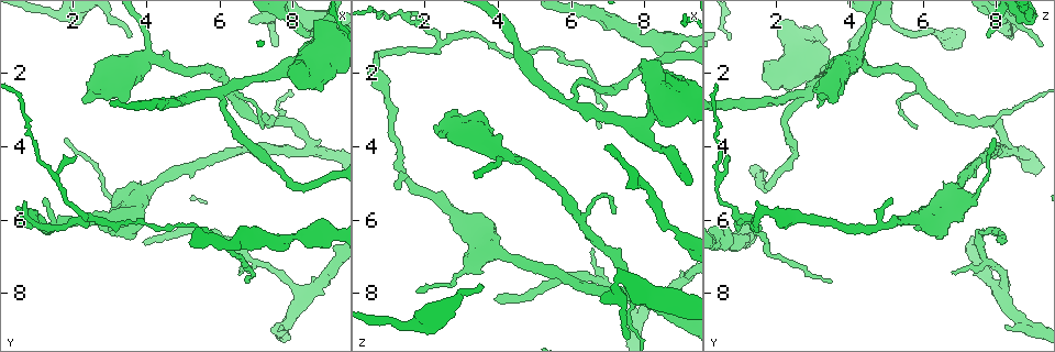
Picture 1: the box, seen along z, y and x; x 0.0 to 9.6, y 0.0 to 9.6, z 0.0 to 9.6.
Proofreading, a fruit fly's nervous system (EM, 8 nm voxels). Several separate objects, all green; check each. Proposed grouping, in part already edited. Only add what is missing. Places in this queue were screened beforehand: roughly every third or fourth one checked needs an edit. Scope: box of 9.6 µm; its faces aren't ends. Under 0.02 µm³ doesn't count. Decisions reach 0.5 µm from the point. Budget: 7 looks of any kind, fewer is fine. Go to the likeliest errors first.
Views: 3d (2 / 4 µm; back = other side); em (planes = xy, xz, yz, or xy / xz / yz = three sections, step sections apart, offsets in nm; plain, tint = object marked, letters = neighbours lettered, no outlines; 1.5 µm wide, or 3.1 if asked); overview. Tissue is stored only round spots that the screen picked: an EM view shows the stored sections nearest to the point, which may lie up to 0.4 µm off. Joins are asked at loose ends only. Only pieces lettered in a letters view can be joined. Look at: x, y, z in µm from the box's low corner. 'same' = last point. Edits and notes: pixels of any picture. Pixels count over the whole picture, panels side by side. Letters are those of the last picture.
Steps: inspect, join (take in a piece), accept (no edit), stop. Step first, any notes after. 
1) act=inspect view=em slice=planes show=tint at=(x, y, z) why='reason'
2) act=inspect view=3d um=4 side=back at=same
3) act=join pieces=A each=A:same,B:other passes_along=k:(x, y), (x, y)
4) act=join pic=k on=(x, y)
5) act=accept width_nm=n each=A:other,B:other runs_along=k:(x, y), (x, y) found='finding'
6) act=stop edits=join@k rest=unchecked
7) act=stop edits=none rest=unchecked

act=inspect view=3d um=2 at=(3.50, 1.10, 7.85) why='an open end'

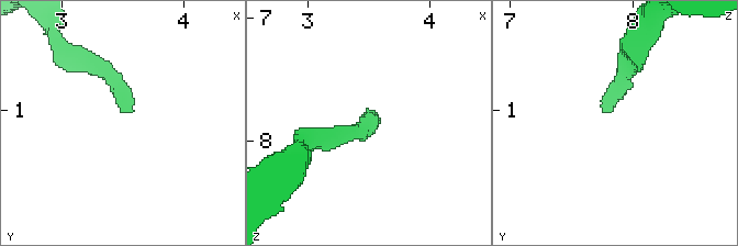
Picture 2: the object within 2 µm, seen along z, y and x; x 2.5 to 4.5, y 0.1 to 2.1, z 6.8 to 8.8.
act=inspect view=em slice=planes show=letters at=(3.54, 1.04, 7.80) why='now the EM'

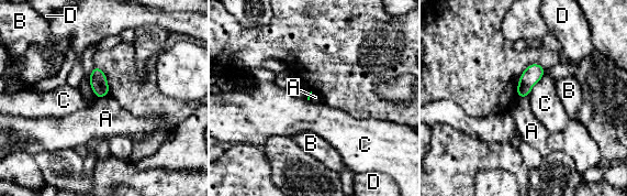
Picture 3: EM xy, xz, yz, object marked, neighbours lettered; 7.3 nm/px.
act=accept each=A:other,B:other,C:other,D:other border=3:(108, 95), (97, 98) found='none of them fits'

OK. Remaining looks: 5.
act=inspect view=em slice=planes show=letters at=(7.65, 8.85, 8.25) why='branch stops here'

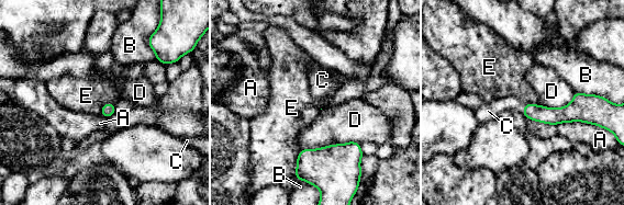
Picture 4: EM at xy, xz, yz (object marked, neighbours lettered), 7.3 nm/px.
act=join pieces=C longest_contact=D:440nm each=A:other,B:other,C:same,D:other,E:other passes_along=4:(549, 115), (524, 109), (491, 110) found='it goes on there'

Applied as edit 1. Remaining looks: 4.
act=inspect view=overview why='see it whole again'

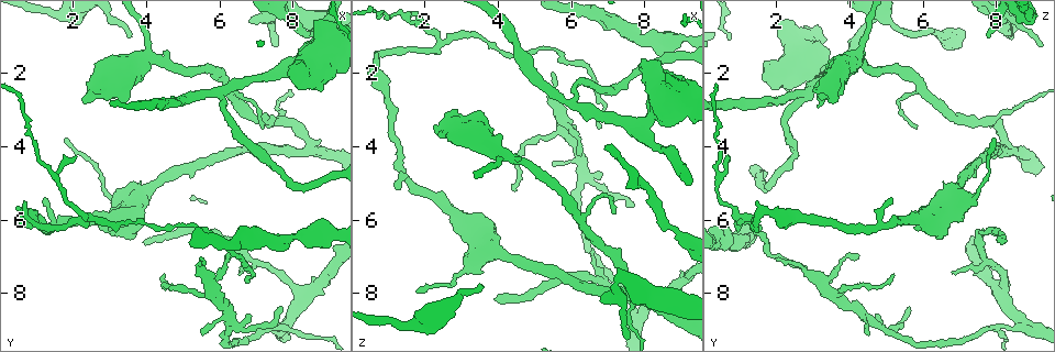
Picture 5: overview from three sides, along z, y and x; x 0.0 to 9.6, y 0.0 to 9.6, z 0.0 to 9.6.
act=inspect view=em um=3.1 slice=planes show=plain at=(1.80, 3.85, 7.95) why='tapers out'

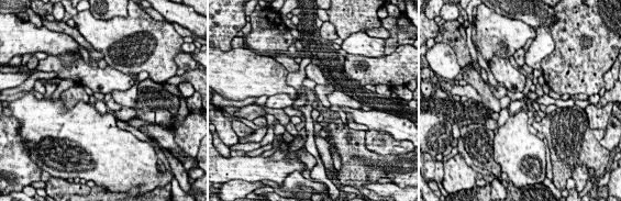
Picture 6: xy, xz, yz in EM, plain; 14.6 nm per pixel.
act=inspect view=em um=3.1 slice=planes show=letters at=same why='what lies round it'

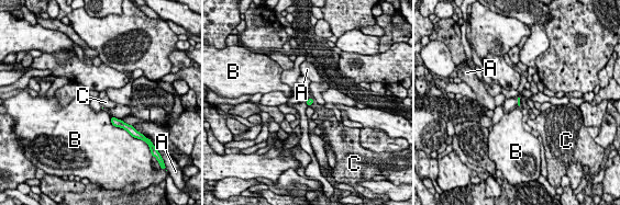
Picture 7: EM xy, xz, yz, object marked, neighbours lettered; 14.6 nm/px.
act=accept each=A:other,B:other,C:other border=7:(110, 116), (110, 122), (122, 128) found='no lettered piece goes on from it'

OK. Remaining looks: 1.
act=stop edits=join@4 rest=unchecked

